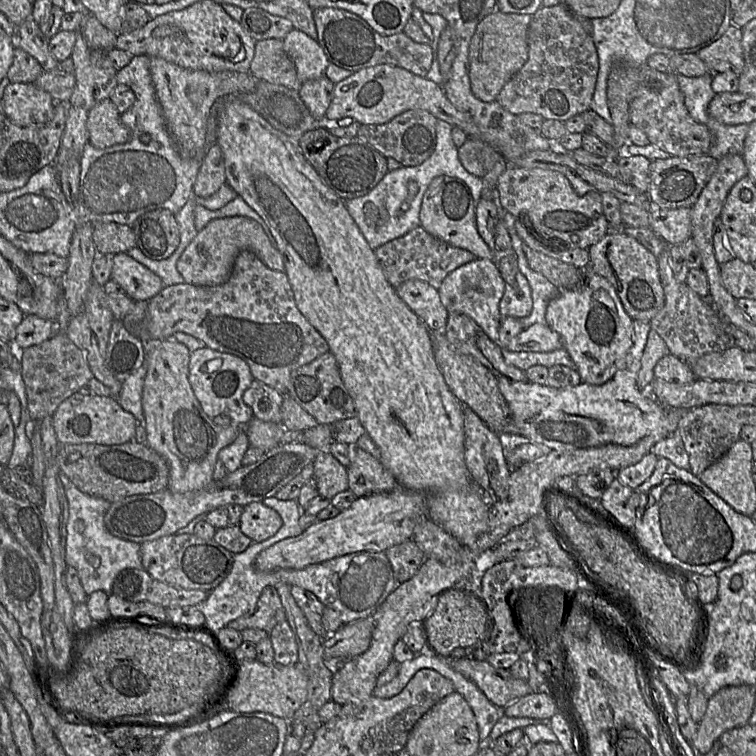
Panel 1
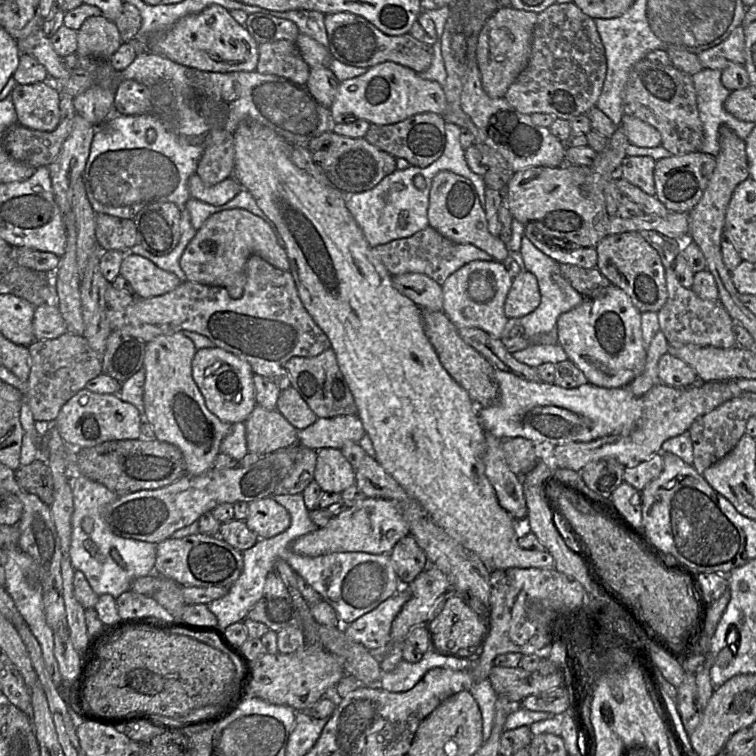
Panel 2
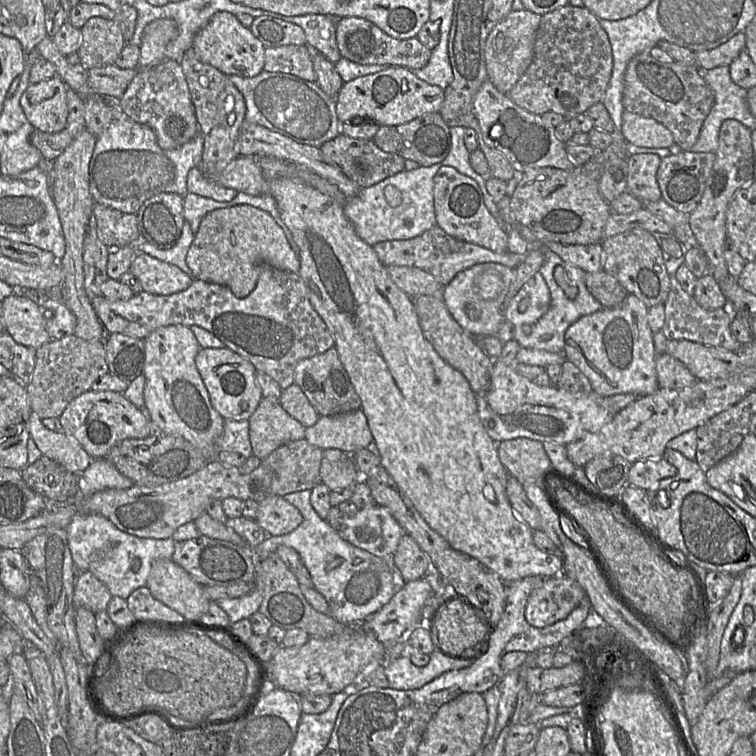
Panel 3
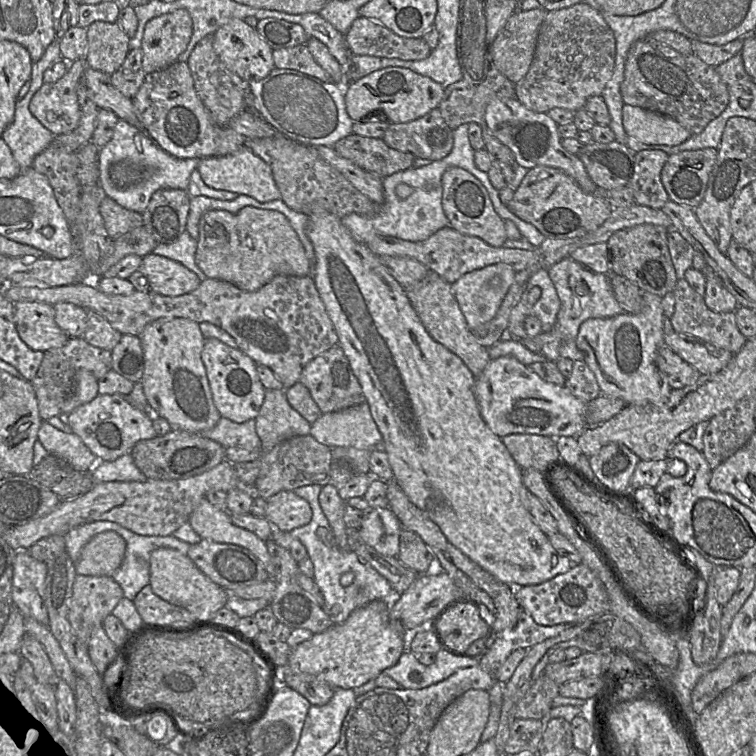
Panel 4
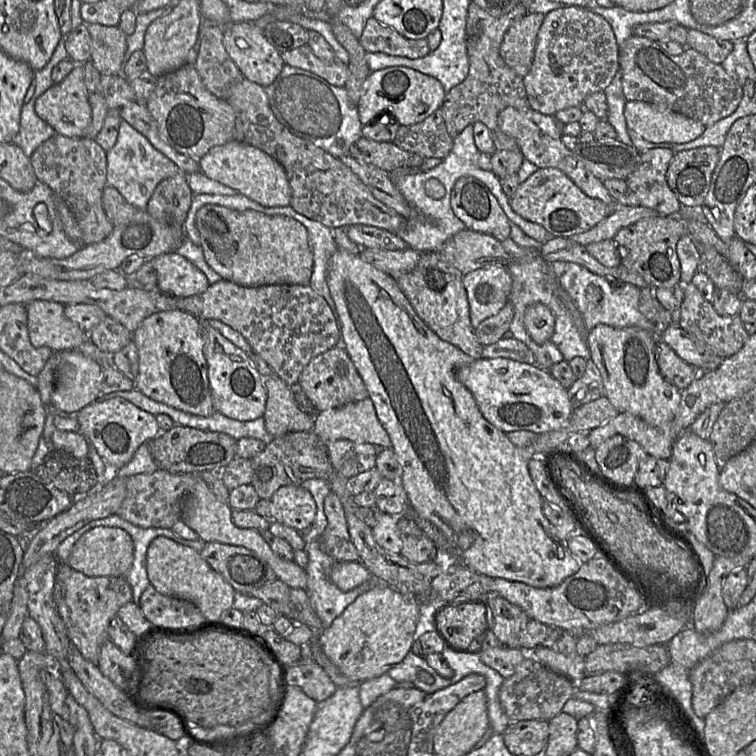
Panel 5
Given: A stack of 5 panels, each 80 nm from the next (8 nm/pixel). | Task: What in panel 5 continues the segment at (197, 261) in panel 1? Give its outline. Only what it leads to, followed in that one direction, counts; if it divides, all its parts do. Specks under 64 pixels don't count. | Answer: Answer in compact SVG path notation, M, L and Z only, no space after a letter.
M206 204L197 211L195 220L204 259L223 280L246 287L309 285L313 272L313 250L306 227L295 219Z

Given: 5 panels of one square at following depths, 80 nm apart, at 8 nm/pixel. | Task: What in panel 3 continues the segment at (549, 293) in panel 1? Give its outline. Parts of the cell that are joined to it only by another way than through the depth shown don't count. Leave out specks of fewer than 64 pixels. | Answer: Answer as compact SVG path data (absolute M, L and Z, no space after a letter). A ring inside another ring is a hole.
M544 248L545 259L539 269L550 292L550 306L548 311L534 324L531 325L531 332L525 334L526 337L518 337L520 348L543 350L550 353L561 353L564 350L564 335L568 327L576 322L579 318L595 313L603 308L588 291L585 284L586 272L581 268L574 266L562 260L557 254ZM557 266L561 266L565 272L566 283L570 282L572 286L576 286L578 293L574 299L569 299L563 289L554 279L554 270Z

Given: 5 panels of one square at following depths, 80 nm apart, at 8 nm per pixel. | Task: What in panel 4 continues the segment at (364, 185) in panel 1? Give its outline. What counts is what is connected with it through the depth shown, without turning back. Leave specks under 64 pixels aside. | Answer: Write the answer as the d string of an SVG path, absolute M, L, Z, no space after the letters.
M350 134L339 140L334 150L365 171L386 178L413 166L415 156L389 147L381 138Z

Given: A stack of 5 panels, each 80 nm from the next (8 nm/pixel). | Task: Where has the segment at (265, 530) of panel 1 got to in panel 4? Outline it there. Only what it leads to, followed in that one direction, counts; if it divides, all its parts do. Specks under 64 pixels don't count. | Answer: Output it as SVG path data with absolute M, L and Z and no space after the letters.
M280 491L267 499L265 518L275 529L290 532L307 525L312 515L309 502L294 491Z

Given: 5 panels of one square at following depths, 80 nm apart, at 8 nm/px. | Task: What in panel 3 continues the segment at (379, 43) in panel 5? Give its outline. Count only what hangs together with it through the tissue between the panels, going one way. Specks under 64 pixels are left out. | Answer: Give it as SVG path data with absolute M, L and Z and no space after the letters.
M353 16L336 20L336 41L342 58L362 65L387 64L415 70L423 68L432 53L432 50L423 45L416 36L397 39L386 34L371 21Z

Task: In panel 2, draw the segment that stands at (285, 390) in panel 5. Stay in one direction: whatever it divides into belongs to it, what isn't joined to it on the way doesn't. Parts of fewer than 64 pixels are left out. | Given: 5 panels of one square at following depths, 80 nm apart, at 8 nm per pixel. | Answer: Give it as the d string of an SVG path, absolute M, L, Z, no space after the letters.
M256 405L245 421L246 444L248 452L264 456L279 449L293 447L298 442L298 430L292 426L276 409L267 410Z

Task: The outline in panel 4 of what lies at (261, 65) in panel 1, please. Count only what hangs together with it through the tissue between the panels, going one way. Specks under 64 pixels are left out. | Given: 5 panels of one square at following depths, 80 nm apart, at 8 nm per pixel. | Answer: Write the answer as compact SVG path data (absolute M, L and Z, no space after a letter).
M306 44L273 50L275 68L292 69L322 81L331 81L330 75L315 61Z

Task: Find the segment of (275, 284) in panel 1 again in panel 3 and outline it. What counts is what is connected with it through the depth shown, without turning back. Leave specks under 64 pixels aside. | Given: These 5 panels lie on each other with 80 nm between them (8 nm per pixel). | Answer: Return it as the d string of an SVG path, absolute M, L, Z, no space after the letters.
M262 264L257 284L244 298L237 298L224 285L193 280L191 285L180 292L169 295L155 295L142 291L128 300L110 300L103 295L90 300L99 320L109 333L121 333L145 339L154 330L169 325L196 325L216 336L226 348L250 361L257 372L270 376L283 389L294 383L295 365L303 359L321 354L334 347L335 341L325 322L313 308L309 291L298 273L287 272Z

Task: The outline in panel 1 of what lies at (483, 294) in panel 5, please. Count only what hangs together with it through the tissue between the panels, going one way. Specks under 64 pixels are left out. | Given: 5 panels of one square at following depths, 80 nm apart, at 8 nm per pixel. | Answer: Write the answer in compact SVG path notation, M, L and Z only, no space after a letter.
M475 259L450 272L443 280L438 292L448 313L460 313L471 318L494 343L498 344L501 319L499 303L506 282L492 259Z

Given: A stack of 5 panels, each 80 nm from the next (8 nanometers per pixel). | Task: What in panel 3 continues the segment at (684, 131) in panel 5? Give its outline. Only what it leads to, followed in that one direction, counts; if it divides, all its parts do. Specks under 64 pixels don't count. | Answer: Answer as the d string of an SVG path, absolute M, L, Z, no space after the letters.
M624 109L620 136L639 147L670 148L674 145L672 133L660 122Z

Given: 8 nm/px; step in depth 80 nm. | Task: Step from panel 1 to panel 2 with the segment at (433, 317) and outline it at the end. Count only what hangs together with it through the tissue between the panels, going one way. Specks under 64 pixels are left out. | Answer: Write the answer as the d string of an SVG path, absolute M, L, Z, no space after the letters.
M404 273L392 276L394 287L422 310L442 311L442 286L421 273Z

